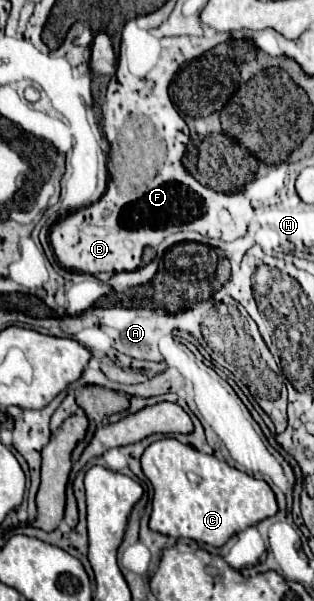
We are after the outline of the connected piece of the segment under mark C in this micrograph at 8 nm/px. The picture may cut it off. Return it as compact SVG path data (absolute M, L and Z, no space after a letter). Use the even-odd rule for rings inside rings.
M161 438L149 444L141 456L141 468L155 490L149 528L165 536L223 546L233 534L275 516L279 510L275 494L265 480L249 478L225 460L181 444L177 438ZM187 472L195 474L197 482L185 478Z

